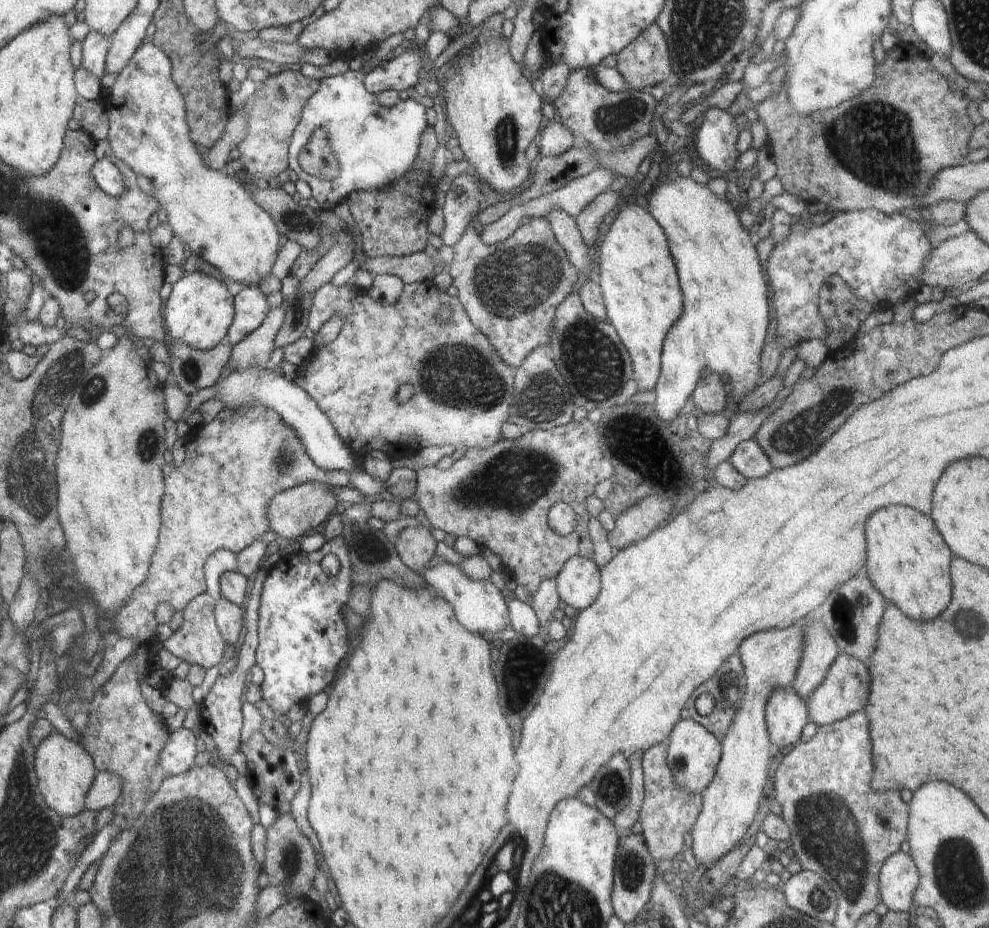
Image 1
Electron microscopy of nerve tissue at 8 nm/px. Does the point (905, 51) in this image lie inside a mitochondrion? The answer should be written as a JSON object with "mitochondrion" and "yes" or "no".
{"mitochondrion":"no"}

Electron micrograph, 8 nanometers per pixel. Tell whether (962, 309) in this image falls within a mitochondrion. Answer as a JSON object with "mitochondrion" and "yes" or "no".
{"mitochondrion":"no"}

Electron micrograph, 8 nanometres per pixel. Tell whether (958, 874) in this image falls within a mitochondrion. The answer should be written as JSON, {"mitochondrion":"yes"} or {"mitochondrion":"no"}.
{"mitochondrion":"yes"}

